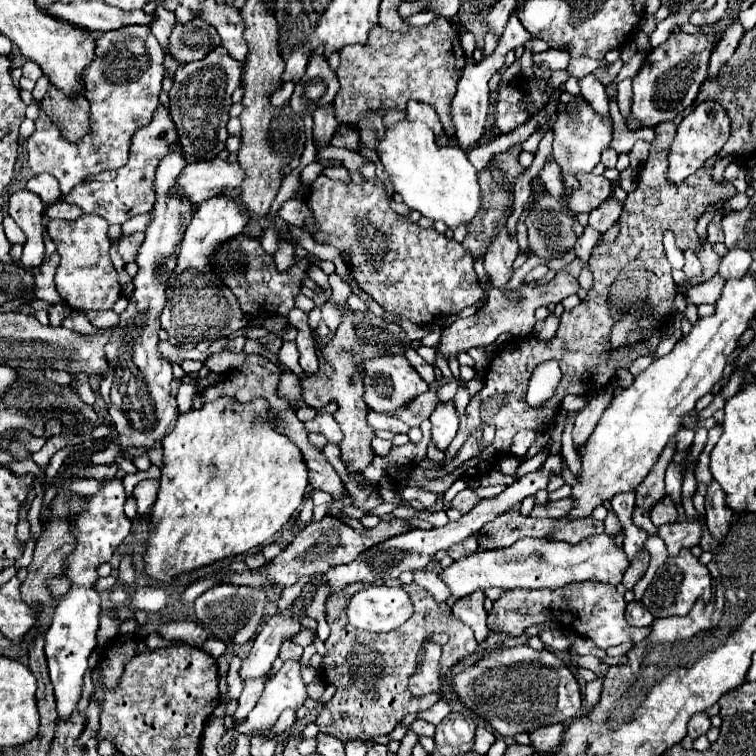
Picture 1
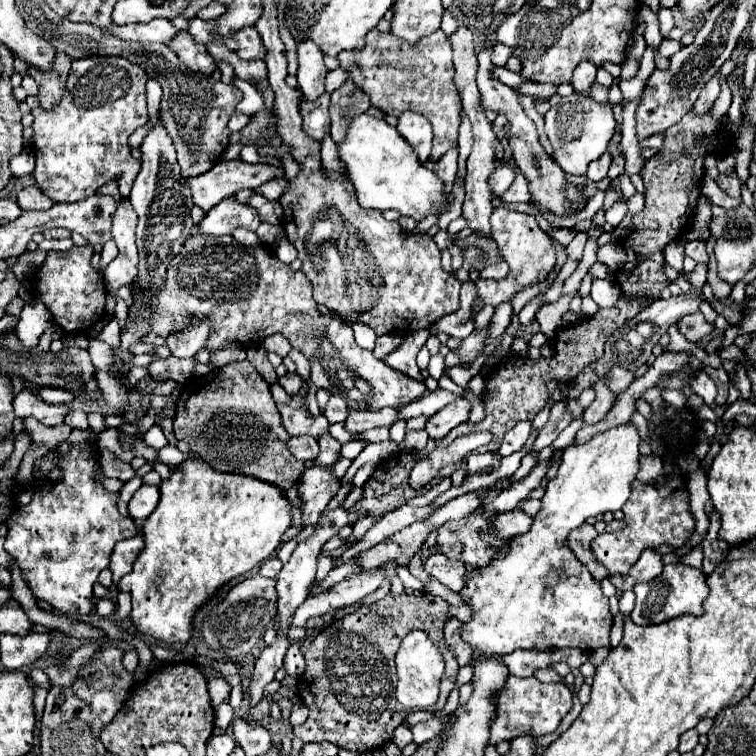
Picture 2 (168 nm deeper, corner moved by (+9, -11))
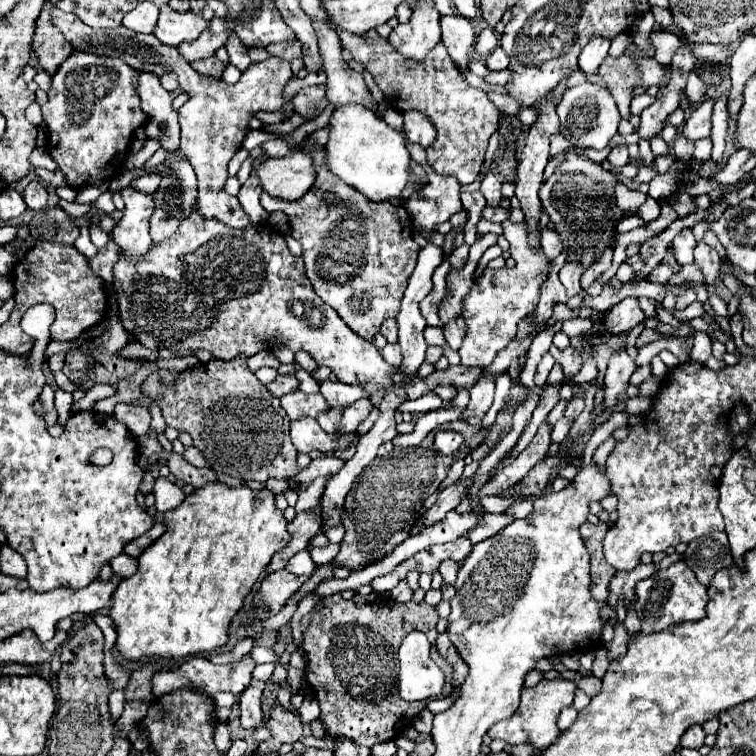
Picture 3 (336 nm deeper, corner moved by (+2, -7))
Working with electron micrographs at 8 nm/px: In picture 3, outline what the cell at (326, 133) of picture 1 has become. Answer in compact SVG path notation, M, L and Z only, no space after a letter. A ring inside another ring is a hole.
M314 85L314 87L304 87L292 97L292 107L296 107L296 113L312 117L316 111L316 105L326 97L326 87L324 85Z

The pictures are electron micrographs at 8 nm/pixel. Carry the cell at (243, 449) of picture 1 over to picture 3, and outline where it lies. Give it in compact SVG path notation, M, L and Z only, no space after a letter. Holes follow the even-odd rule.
M208 483L208 487L188 495L180 507L164 513L164 523L168 527L166 533L140 555L138 571L122 579L114 591L114 603L108 613L118 633L116 649L130 663L148 657L176 661L224 647L228 643L230 623L244 607L246 595L252 591L272 555L284 549L290 539L286 531L288 521L282 511L274 507L272 491L252 491L248 487L228 487L224 483Z

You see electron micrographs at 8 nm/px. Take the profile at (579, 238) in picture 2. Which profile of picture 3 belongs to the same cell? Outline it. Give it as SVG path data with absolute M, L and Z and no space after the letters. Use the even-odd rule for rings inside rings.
M566 263L560 269L560 281L566 287L566 295L574 297L580 293L580 277L584 273L584 267L580 263Z

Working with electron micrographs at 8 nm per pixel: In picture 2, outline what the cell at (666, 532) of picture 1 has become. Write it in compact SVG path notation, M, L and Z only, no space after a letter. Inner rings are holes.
M651 547L651 549L645 549L643 551L643 555L639 557L639 561L631 567L631 571L627 575L613 575L609 579L611 579L611 583L619 591L629 591L637 583L647 583L647 581L655 579L657 575L661 575L661 571L663 571L661 553Z

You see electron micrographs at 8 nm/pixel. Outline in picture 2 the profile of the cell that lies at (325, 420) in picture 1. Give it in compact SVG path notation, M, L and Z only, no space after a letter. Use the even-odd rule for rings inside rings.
M297 393L291 401L291 405L277 405L281 419L283 419L283 427L287 429L289 435L313 435L315 439L319 439L323 433L327 433L327 419L325 415L317 415L311 417L309 411L303 407L301 395Z

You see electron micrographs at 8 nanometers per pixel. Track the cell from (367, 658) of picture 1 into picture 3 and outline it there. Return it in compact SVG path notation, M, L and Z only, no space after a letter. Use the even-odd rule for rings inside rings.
M332 595L316 603L314 615L304 633L304 653L308 659L306 683L312 687L320 703L322 723L326 723L332 735L350 737L358 745L372 747L376 743L396 739L402 733L402 729L408 725L408 711L414 711L416 707L408 701L402 701L402 697L396 691L398 647L404 635L410 631L422 631L428 637L432 637L432 643L434 643L434 635L438 635L436 631L438 619L440 617L436 613L436 607L424 601L396 603L394 599L386 597L374 603L352 603L352 601L342 599L342 595Z

